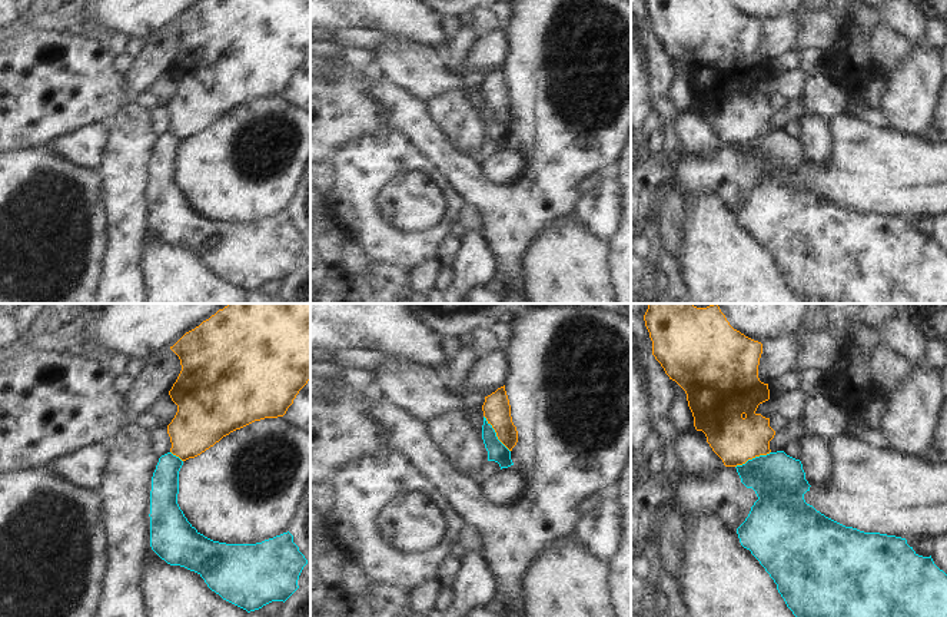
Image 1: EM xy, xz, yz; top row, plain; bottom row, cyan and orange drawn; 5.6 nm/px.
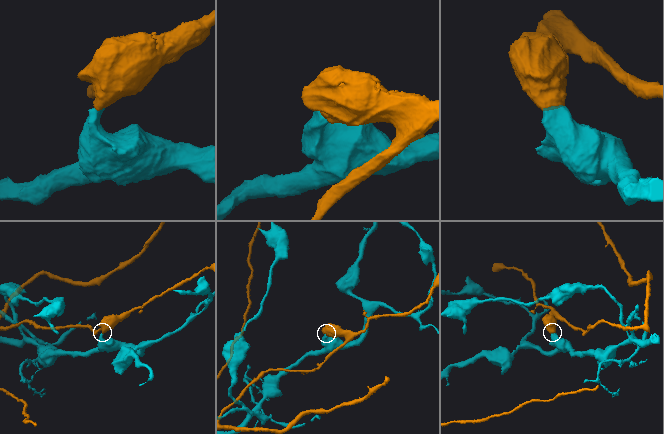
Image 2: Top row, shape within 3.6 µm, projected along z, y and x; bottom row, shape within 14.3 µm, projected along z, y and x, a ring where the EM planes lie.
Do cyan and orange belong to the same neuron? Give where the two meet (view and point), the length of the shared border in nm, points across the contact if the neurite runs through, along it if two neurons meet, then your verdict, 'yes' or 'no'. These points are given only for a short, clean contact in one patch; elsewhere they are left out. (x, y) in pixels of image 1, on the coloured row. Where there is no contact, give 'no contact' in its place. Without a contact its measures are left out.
contact xz (495, 434); length 260 nm; border xz (484, 415), (497, 438), (509, 451); no

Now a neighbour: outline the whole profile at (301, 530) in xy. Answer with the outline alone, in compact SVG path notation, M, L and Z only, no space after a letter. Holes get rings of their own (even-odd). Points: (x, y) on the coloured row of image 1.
M310 485L289 533L293 535L293 543L299 547L308 564L310 564Z

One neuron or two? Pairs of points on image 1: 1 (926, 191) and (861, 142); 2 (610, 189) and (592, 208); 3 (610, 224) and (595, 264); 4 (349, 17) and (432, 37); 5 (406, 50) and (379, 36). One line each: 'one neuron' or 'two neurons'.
1: one neuron
2: one neuron
3: two neurons
4: one neuron
5: two neurons

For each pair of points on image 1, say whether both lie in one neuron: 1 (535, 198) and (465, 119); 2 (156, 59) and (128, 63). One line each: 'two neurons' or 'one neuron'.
1: two neurons
2: two neurons

